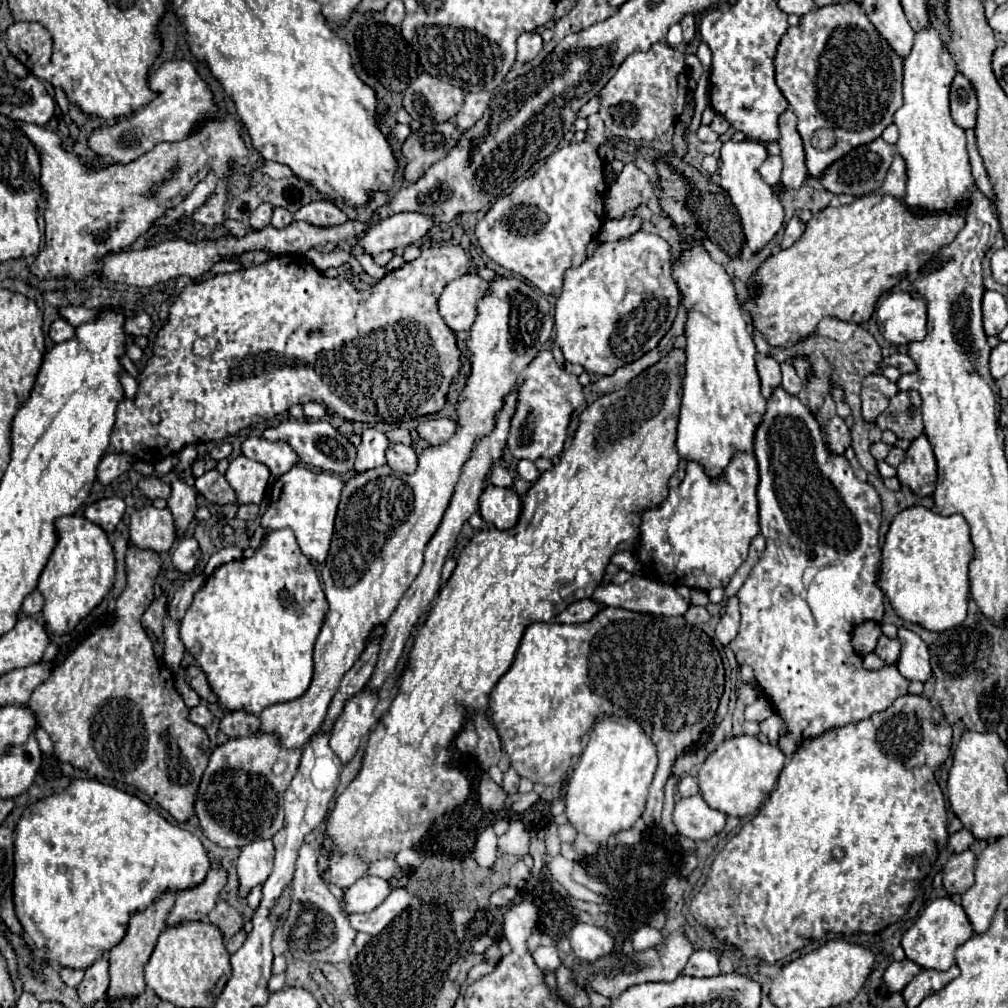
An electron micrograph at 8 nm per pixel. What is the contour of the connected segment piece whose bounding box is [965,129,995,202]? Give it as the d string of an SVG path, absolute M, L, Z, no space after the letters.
M968 129L965 131L967 138L967 150L969 154L969 161L972 167L972 174L976 181L979 190L992 202L994 202L994 191L992 185L987 177L986 170L984 168L983 160L978 152L976 145L976 136L974 129Z

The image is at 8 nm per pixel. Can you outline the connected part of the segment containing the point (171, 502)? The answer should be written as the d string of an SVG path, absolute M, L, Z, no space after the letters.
M174 478L170 482L170 488L172 488L172 494L168 498L168 508L174 514L178 536L182 536L198 508L196 506L196 490L192 486L188 486L182 478Z

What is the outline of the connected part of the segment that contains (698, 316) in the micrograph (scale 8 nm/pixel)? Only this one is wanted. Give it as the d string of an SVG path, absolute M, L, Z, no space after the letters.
M670 168L670 176L660 176L656 192L660 208L672 220L680 238L692 244L692 248L682 250L680 258L672 262L672 278L678 284L688 316L684 326L686 374L682 382L678 454L684 460L700 462L706 472L716 478L736 450L752 450L754 430L766 410L756 372L756 348L732 278L722 264L710 258L704 246L704 236L690 210L690 184L686 176Z

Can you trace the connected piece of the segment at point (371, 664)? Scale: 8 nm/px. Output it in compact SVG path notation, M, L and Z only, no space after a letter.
M376 638L376 642L368 644L366 650L362 652L362 656L356 660L356 664L344 674L340 690L338 690L338 694L334 696L334 700L332 700L332 704L328 708L328 716L326 716L320 730L330 730L336 716L342 712L344 702L348 698L352 698L354 694L358 694L368 684L368 678L372 676L372 672L376 668L376 658L380 654L380 642L382 642L382 638Z

